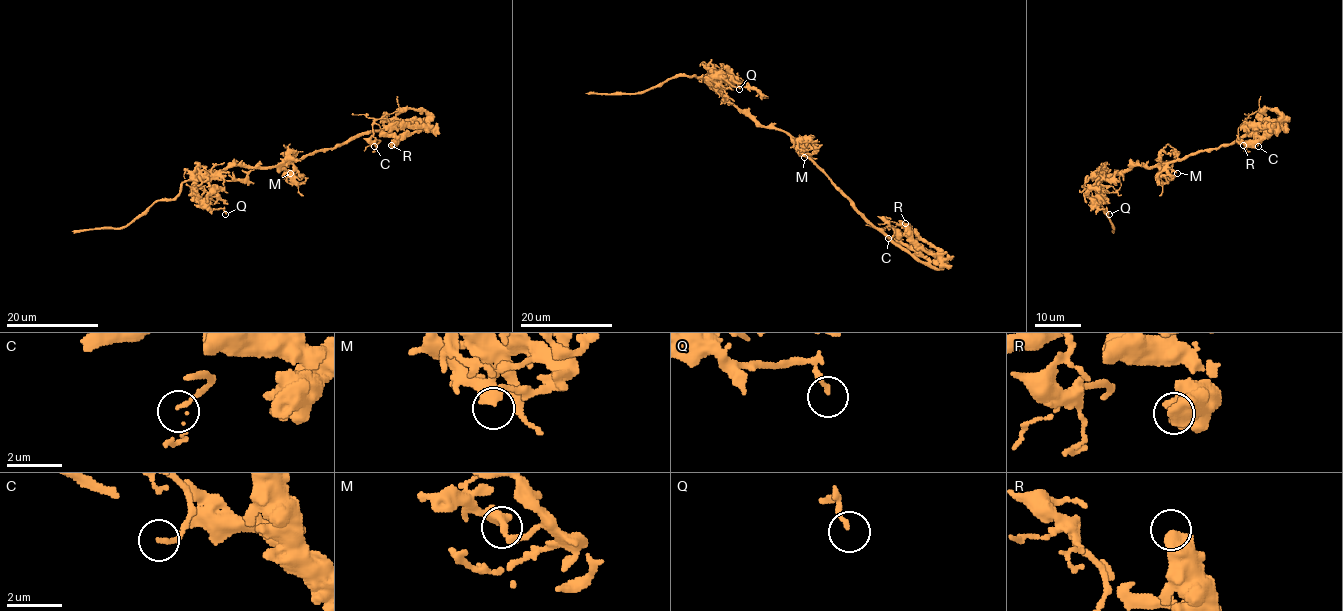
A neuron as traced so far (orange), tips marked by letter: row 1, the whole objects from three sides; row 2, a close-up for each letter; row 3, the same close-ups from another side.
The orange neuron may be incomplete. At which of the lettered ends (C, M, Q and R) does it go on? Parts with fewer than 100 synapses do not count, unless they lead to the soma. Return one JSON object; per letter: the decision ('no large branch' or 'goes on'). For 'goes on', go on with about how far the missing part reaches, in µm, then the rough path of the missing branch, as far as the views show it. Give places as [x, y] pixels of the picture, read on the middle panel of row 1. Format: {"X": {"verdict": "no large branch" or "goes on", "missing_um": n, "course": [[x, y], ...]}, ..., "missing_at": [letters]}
{"C": {"verdict": "no large branch"}, "M": {"verdict": "no large branch"}, "Q": {"verdict": "no large branch"}, "R": {"verdict": "no large branch"}, "missing_at": []}

